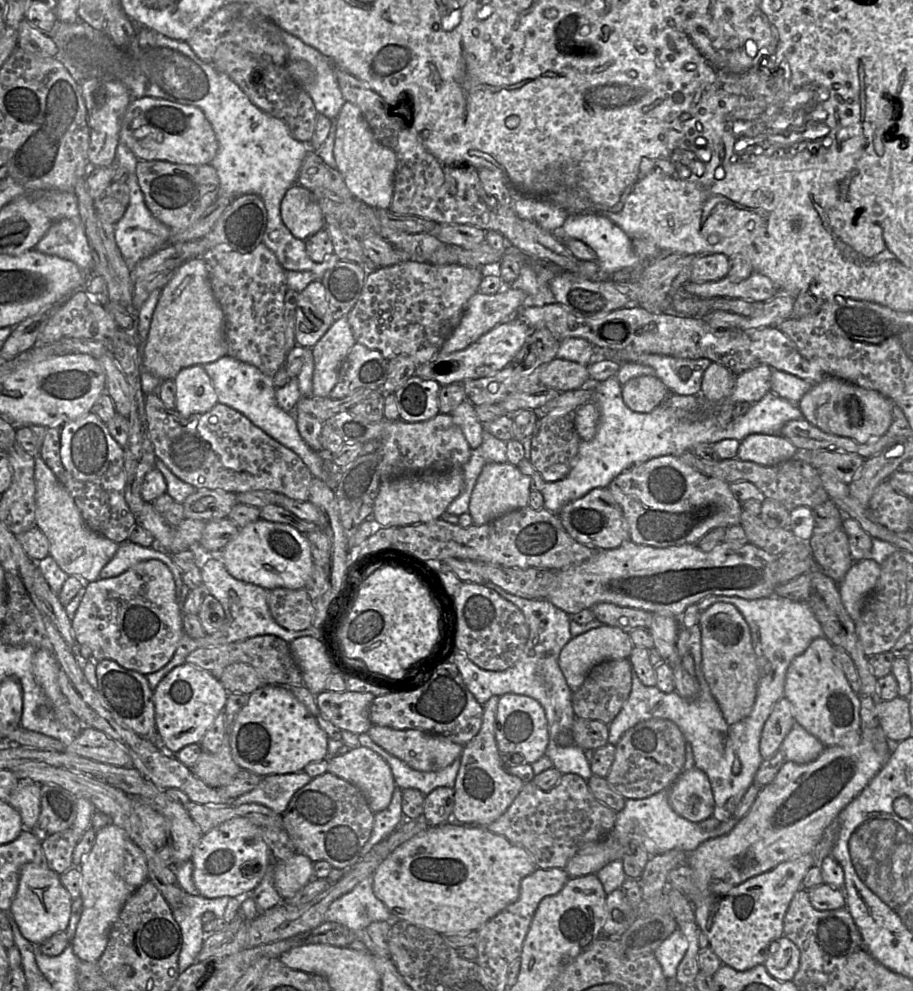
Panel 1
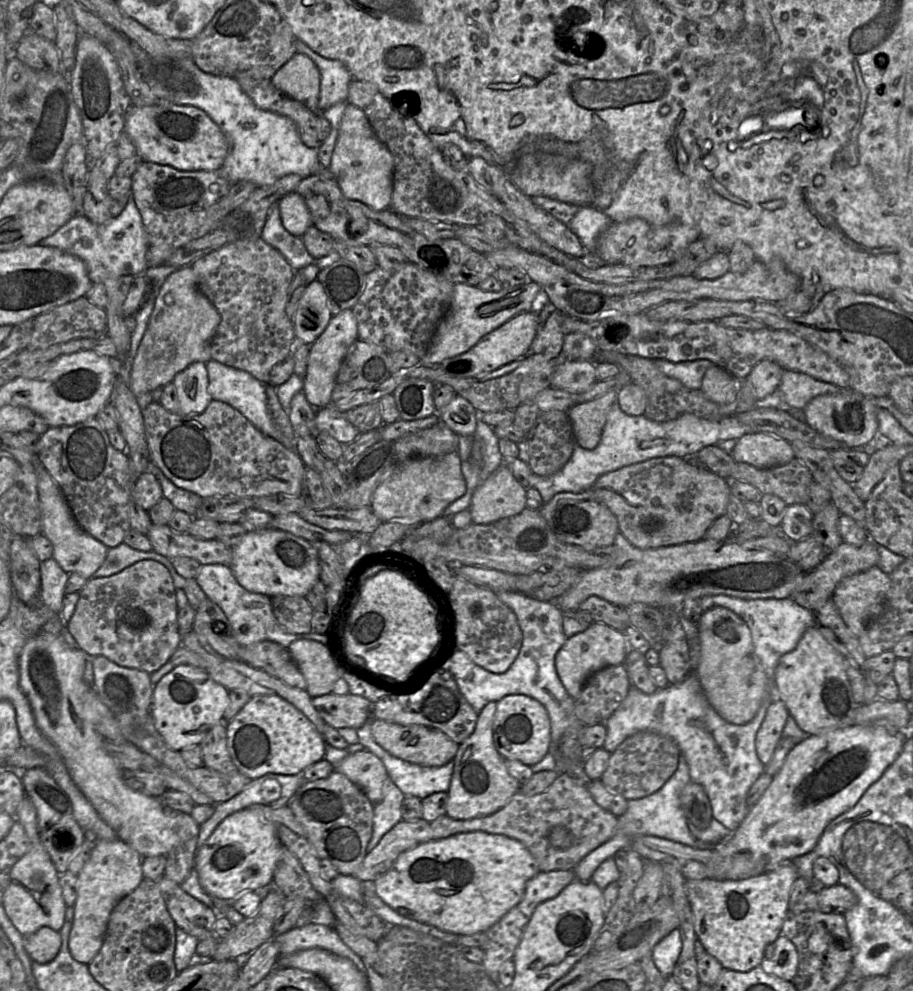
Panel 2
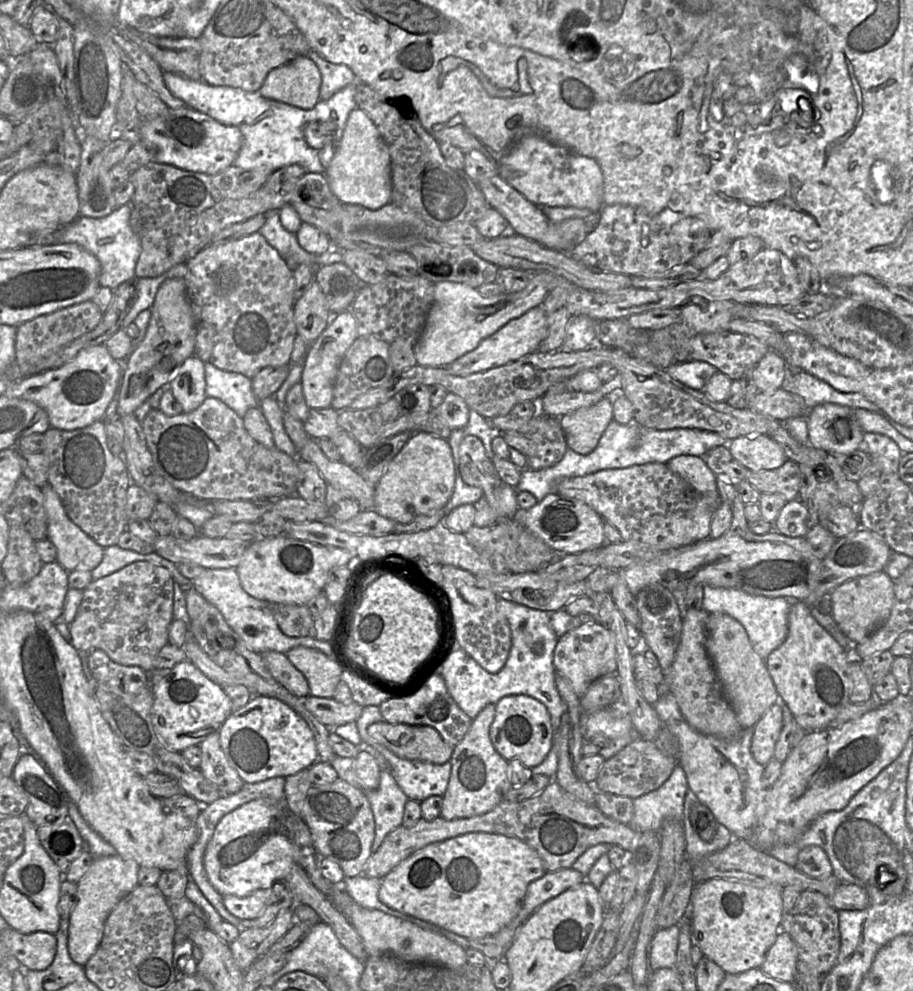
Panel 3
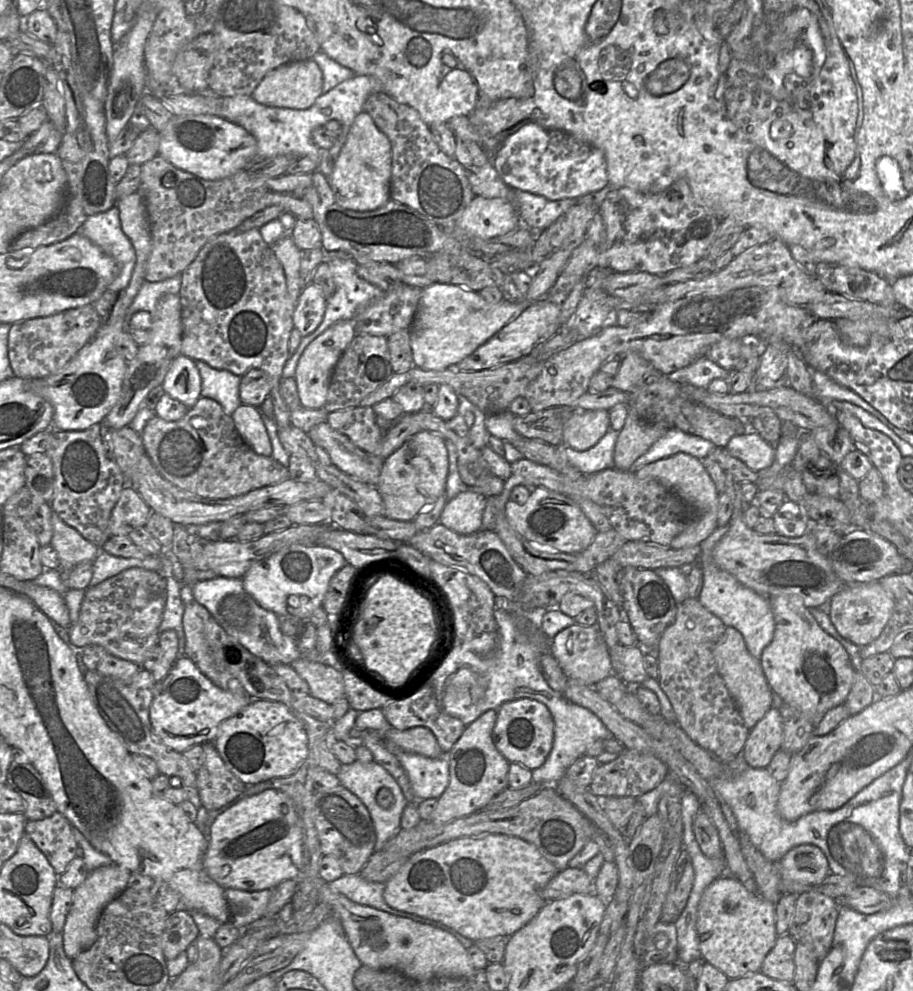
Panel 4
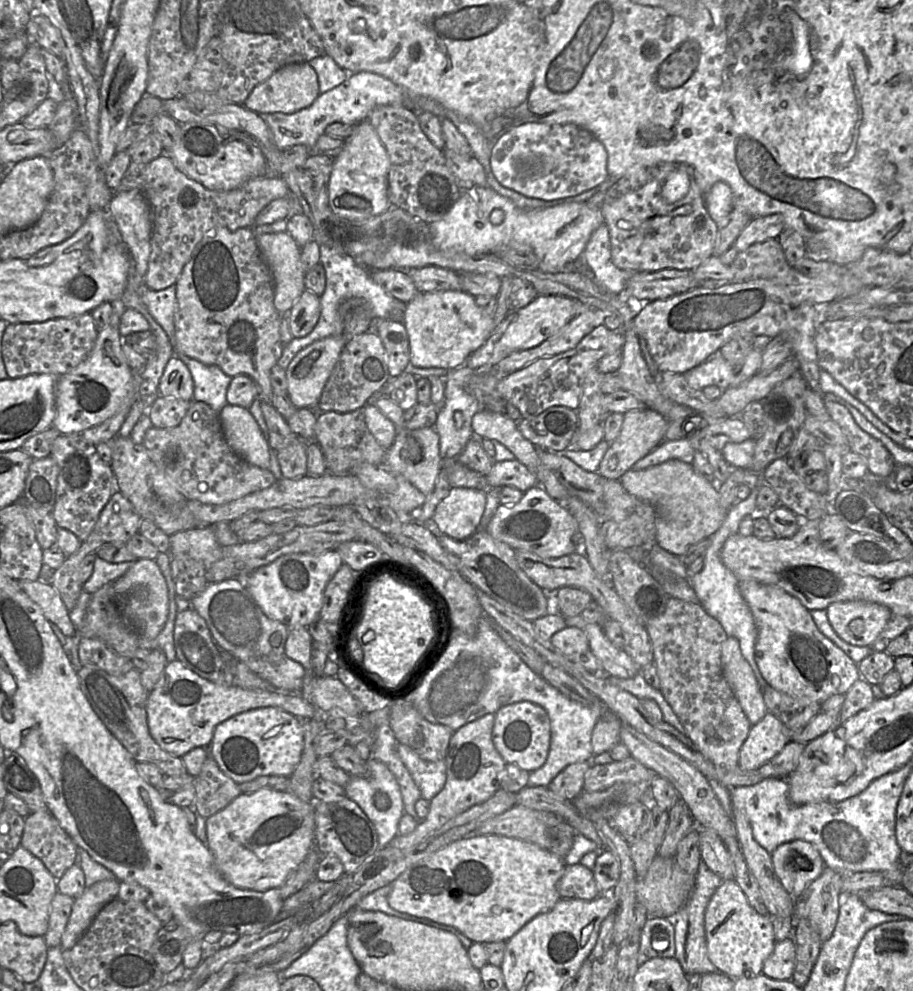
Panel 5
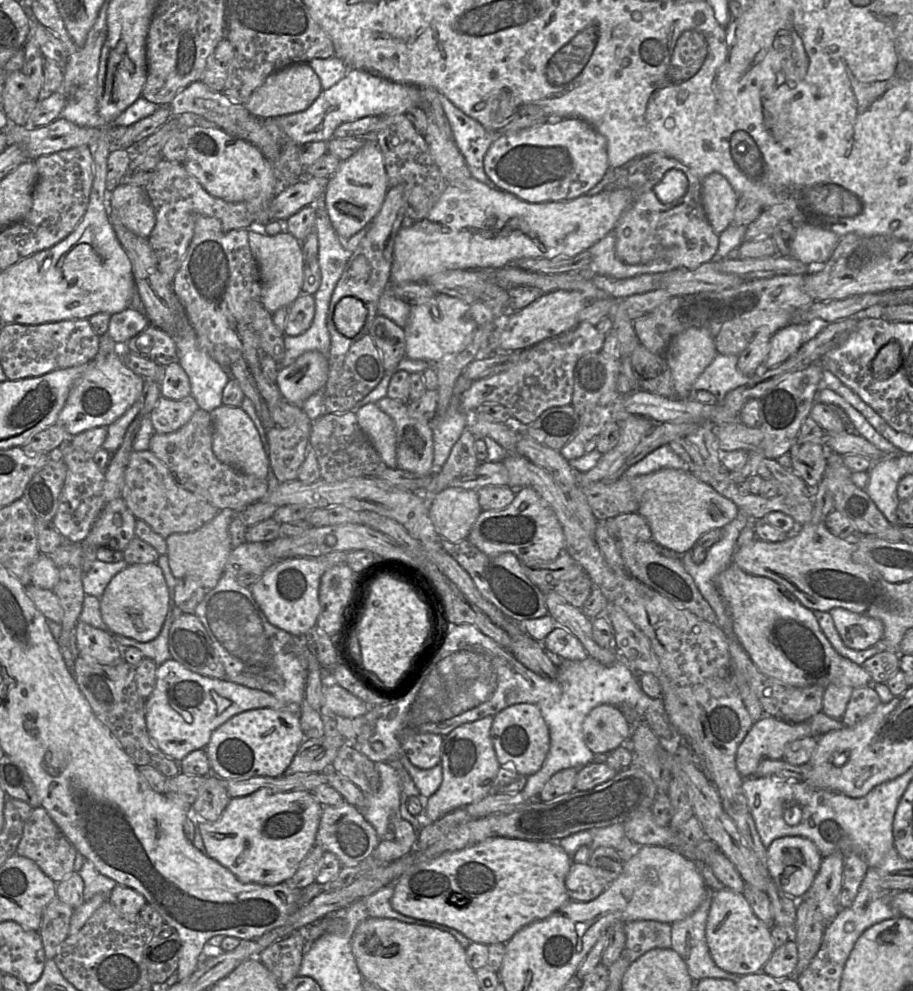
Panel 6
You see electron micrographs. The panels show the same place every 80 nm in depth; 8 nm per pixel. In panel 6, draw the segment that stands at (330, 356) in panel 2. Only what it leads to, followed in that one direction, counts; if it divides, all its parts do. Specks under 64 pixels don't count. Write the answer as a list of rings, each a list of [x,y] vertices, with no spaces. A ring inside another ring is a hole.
[[[307,351],[291,365],[280,367],[275,383],[287,402],[302,405],[312,394],[323,390],[328,371],[326,356],[319,351]]]

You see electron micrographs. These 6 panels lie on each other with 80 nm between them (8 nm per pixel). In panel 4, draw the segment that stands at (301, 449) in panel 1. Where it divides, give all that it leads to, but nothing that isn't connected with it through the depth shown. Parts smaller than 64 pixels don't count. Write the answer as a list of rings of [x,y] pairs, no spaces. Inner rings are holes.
[[[194,361],[201,376],[200,396],[215,400],[231,416],[242,404],[239,398],[241,376],[212,368],[203,361]]]

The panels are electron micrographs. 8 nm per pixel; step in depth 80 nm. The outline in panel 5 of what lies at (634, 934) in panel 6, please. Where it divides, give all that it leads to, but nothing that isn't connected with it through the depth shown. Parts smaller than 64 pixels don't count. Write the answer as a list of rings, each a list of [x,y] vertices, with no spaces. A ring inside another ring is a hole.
[[[648,918],[642,929],[639,966],[656,957],[675,957],[674,918]]]

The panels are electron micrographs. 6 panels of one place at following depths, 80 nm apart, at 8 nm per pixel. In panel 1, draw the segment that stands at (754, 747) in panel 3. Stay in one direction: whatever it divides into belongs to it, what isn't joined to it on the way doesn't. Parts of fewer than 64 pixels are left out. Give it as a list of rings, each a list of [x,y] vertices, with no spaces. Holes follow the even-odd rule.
[[[786,698],[777,701],[761,733],[759,749],[763,760],[771,758],[780,749],[795,722],[790,702]]]

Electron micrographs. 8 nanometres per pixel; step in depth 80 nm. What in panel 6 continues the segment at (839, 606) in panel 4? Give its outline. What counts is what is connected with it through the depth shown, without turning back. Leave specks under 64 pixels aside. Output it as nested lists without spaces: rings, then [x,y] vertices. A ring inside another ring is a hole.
[[[844,608],[829,611],[844,645],[853,650],[865,650],[877,644],[883,637],[881,620],[860,615]]]

